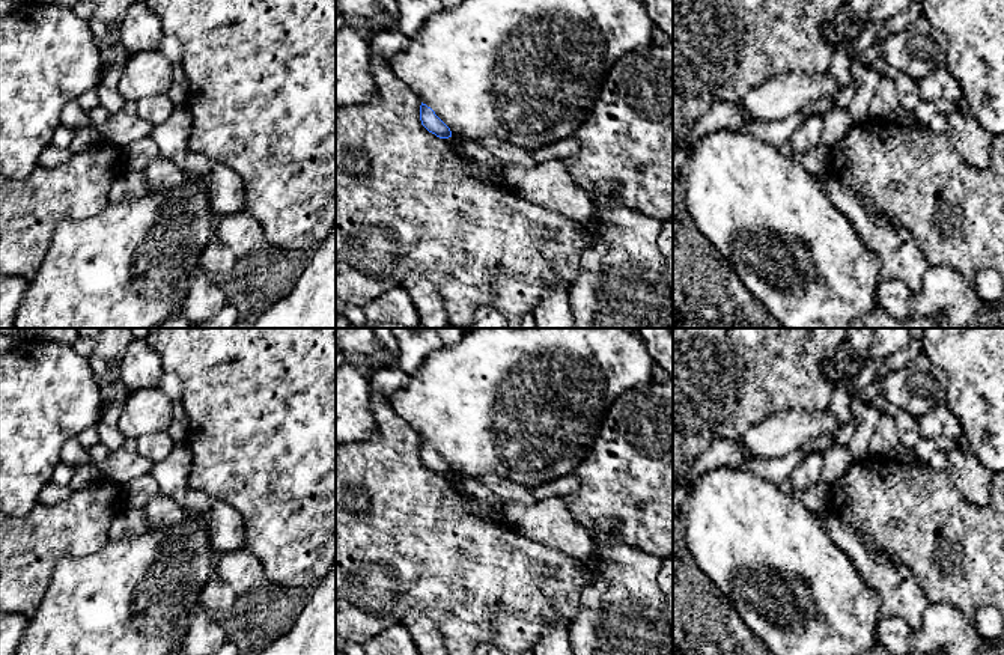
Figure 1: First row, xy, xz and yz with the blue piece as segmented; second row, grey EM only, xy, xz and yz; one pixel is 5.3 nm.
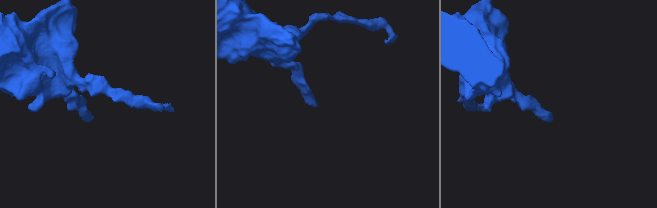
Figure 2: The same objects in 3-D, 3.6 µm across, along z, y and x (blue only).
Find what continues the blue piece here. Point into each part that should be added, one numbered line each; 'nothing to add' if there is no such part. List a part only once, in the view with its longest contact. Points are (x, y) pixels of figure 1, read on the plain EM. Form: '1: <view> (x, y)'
nothing to add

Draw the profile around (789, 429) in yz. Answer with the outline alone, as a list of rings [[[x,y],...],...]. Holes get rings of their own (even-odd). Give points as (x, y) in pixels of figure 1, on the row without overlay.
[[[828,407],[822,411],[781,410],[751,426],[738,441],[754,459],[777,459],[843,426]]]

